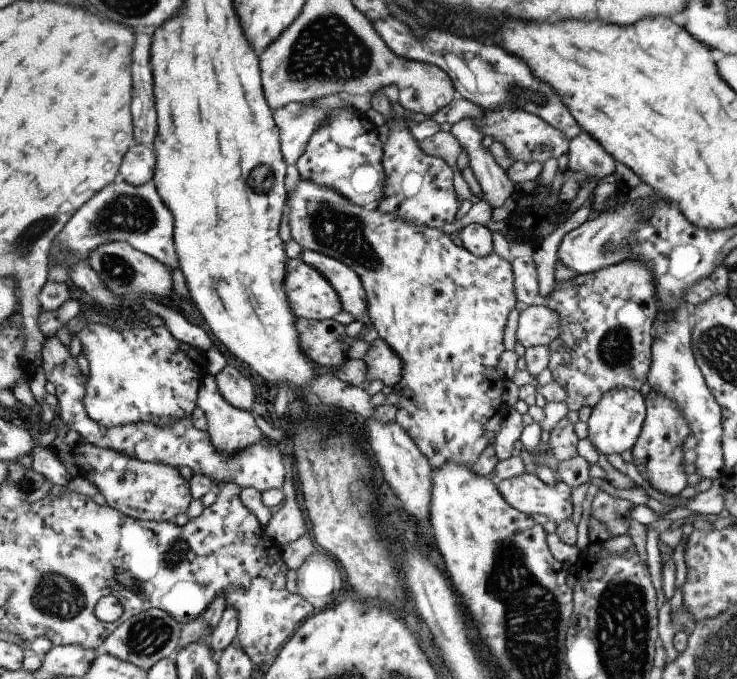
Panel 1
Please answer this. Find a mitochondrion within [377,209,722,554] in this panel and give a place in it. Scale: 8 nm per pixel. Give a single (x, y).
(616, 349)

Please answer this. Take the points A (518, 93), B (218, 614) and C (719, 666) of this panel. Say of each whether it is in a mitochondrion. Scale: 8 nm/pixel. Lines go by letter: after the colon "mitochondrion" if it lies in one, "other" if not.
A: mitochondrion
B: other
C: mitochondrion

